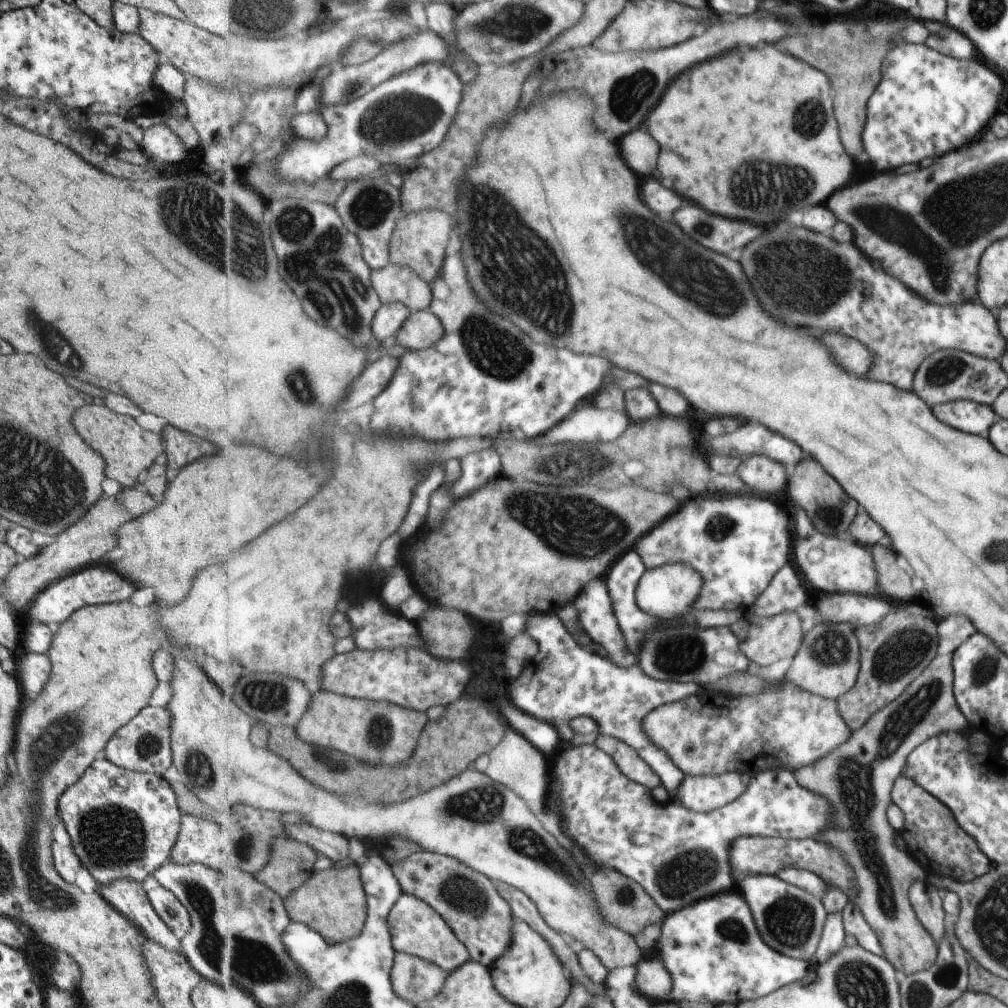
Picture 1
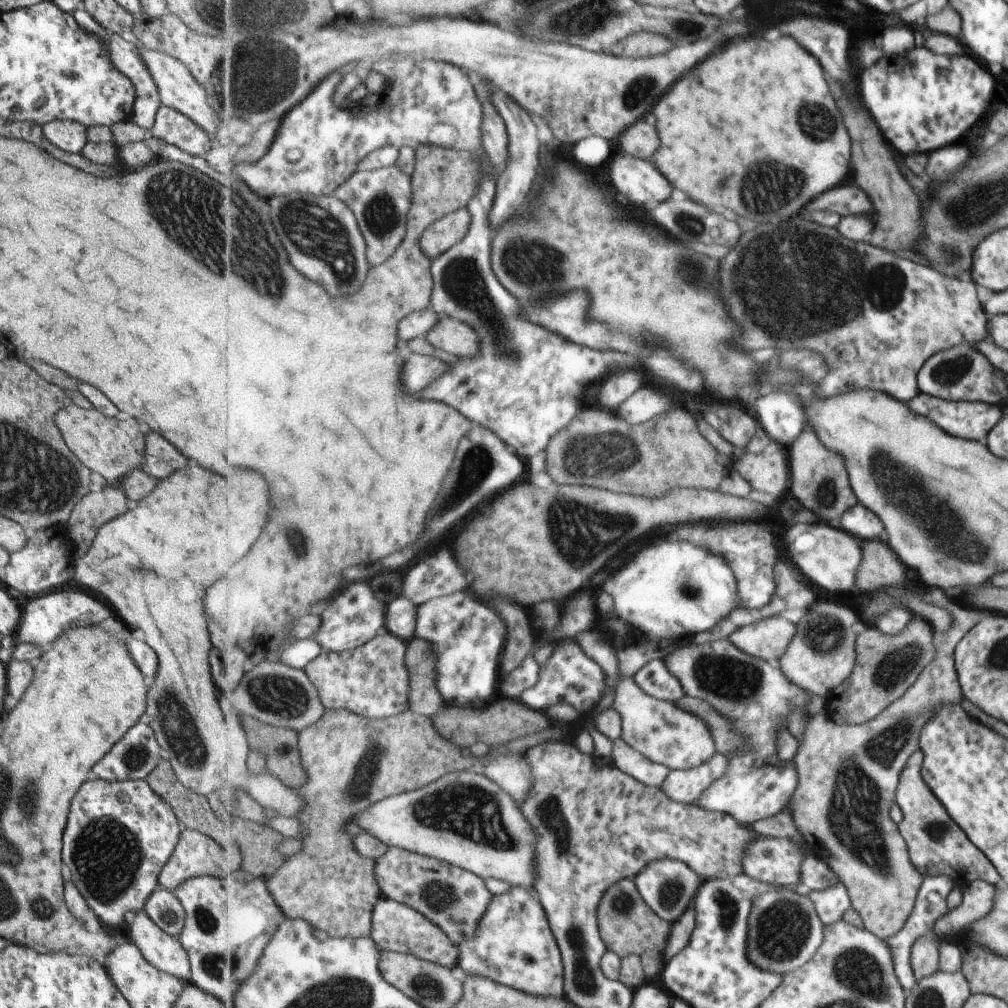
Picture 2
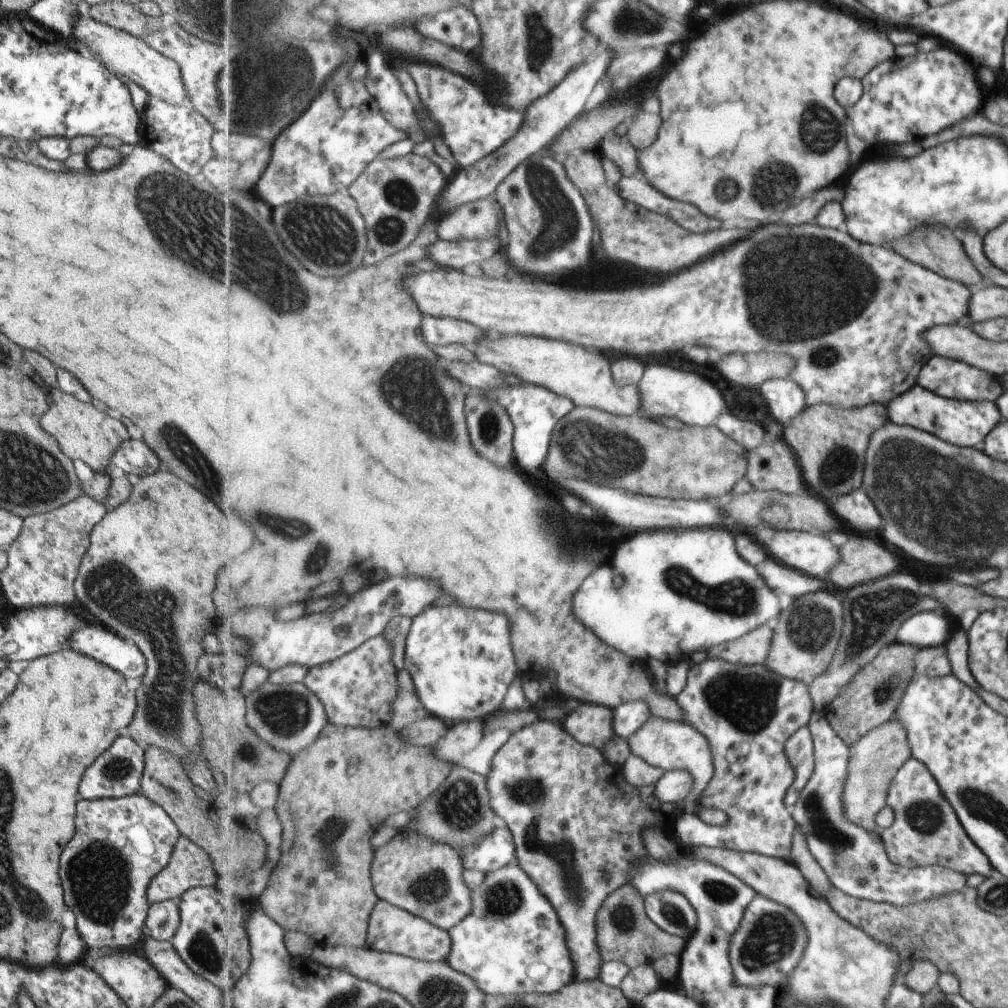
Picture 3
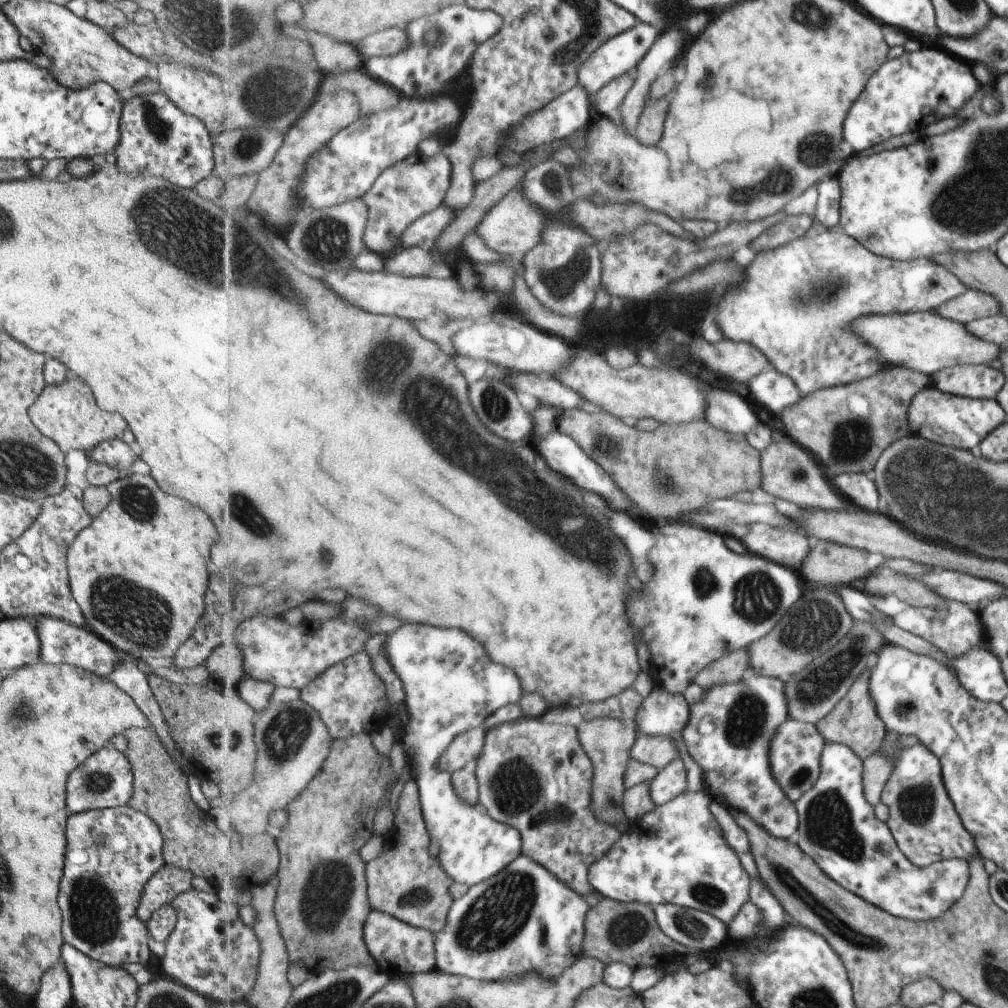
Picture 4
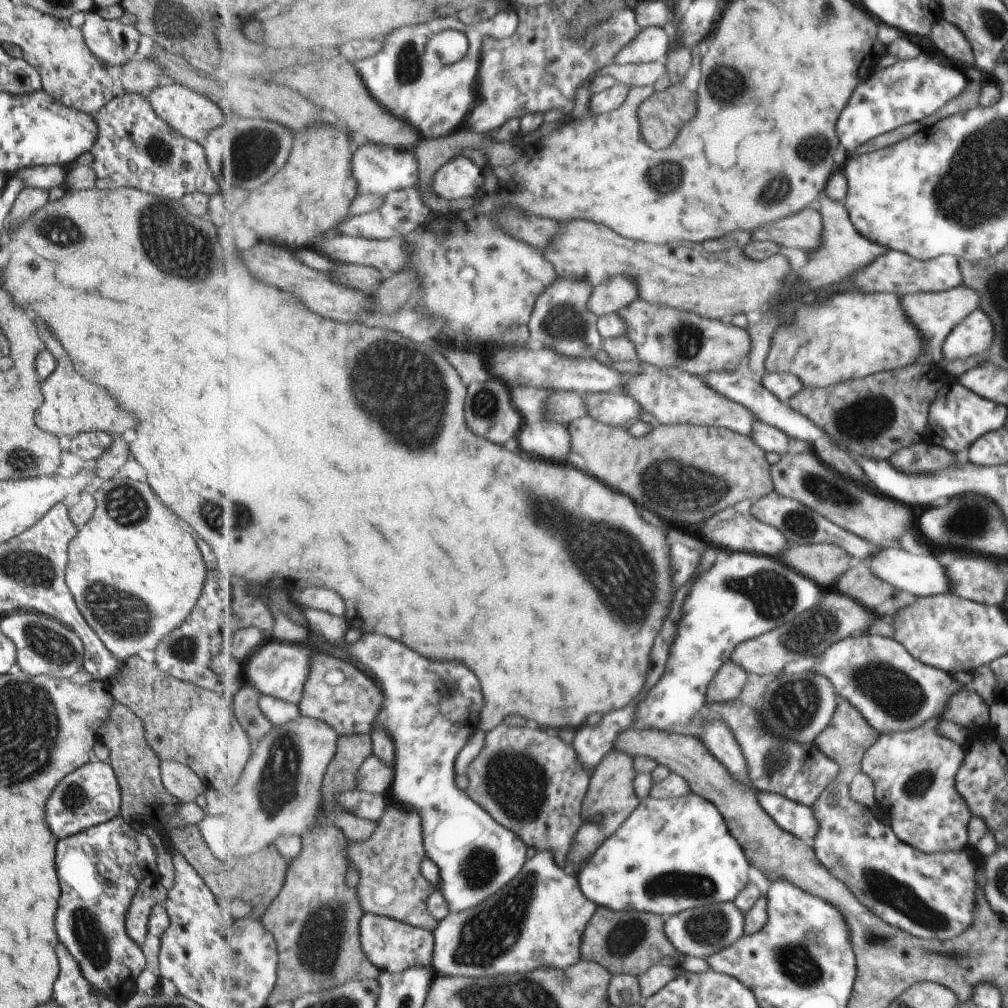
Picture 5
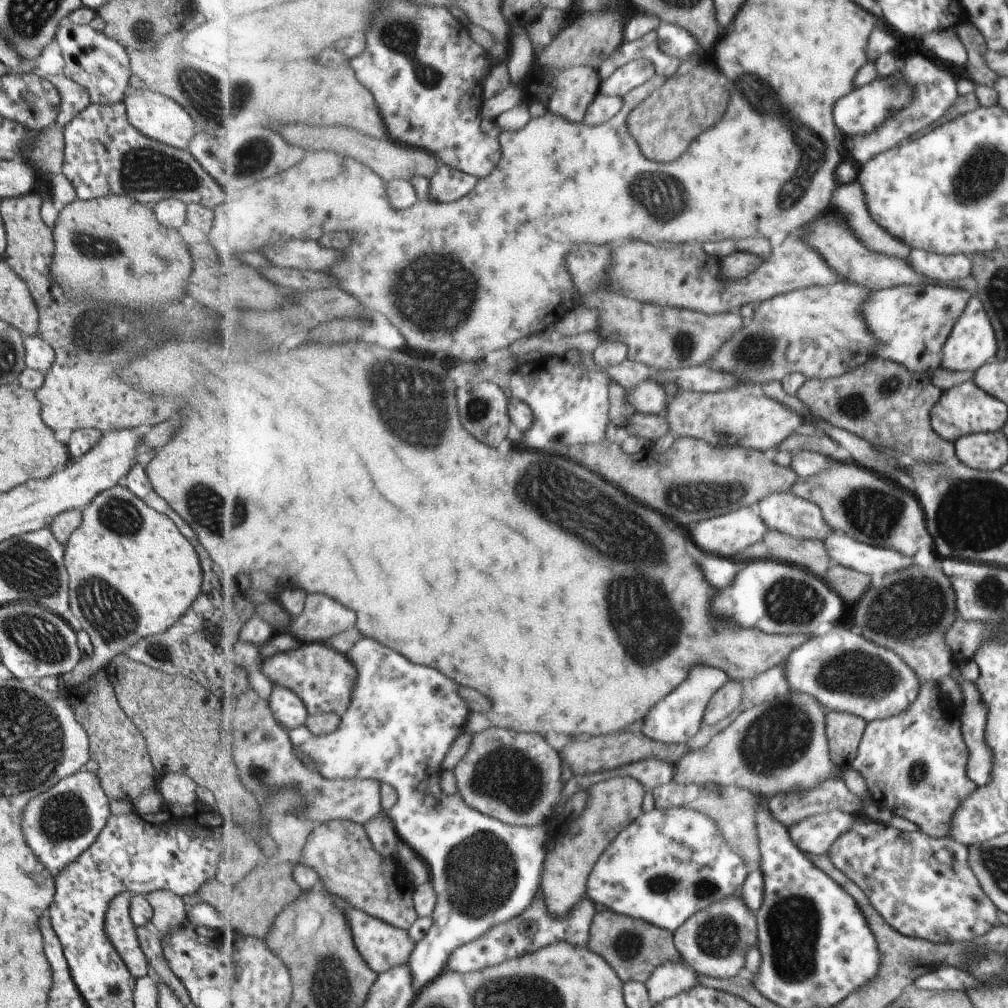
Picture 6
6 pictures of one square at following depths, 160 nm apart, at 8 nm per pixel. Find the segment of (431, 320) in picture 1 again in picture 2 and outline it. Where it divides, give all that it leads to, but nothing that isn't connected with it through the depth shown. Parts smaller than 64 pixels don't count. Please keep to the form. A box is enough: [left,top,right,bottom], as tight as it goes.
[425,316,479,356]

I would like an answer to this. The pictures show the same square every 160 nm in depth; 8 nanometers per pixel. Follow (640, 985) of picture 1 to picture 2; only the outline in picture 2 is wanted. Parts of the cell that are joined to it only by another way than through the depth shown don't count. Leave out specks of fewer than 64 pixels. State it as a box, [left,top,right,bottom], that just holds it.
[660,898,697,966]

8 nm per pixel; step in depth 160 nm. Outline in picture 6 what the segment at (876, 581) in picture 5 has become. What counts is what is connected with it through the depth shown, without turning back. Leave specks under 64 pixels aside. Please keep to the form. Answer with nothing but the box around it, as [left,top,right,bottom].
[824,563,875,606]

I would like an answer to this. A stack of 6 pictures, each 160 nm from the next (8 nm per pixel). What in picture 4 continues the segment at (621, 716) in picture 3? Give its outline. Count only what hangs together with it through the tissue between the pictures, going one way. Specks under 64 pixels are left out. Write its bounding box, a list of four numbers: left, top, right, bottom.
[635,688,691,742]

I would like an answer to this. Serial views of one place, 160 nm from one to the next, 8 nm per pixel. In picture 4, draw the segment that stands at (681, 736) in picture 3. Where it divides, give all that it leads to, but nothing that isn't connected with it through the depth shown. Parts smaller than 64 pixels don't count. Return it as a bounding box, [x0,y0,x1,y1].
[631,735,681,772]

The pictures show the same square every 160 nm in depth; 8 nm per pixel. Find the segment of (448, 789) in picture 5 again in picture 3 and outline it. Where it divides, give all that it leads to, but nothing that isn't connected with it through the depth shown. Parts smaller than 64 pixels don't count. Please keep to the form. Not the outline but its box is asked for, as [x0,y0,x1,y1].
[405,604,517,873]

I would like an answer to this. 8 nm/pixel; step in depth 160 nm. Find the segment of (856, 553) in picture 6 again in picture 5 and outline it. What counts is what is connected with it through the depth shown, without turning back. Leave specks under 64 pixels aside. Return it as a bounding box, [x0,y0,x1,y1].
[865,546,950,597]

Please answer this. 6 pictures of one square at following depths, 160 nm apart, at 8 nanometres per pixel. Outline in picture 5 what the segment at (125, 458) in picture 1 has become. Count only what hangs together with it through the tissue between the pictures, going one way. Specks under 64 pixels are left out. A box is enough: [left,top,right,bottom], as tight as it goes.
[35,327,135,438]

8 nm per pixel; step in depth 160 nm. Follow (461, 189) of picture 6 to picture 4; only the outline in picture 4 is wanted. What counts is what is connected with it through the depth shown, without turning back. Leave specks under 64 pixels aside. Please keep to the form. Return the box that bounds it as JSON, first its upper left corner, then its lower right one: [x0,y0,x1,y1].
[362,152,452,256]

